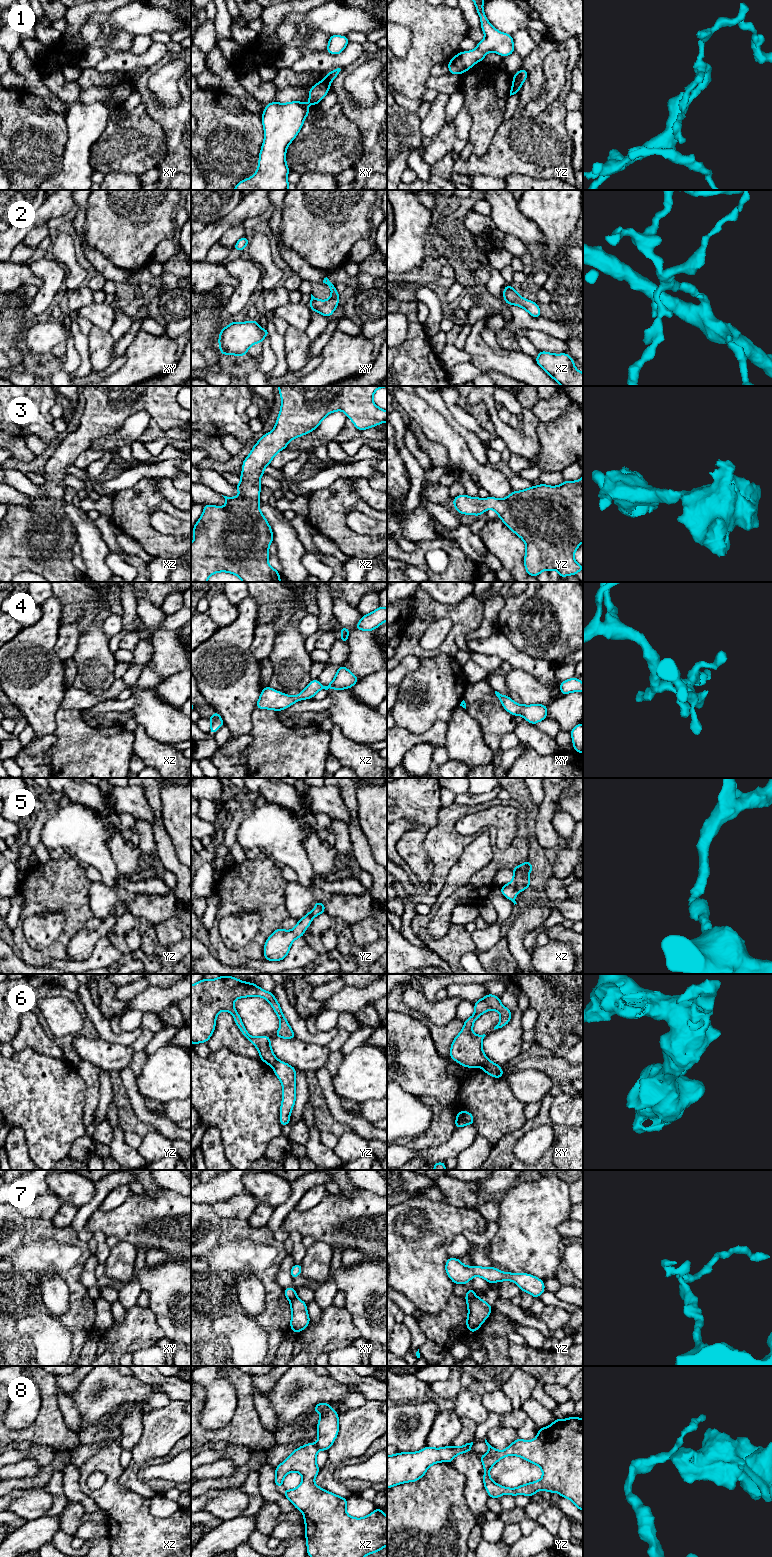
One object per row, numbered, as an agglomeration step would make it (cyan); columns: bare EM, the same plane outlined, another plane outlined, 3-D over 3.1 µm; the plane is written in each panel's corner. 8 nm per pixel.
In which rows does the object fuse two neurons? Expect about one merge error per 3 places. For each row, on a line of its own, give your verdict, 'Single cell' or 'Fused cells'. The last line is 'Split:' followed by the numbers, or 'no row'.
1: Fused cells
2: Single cell
3: Single cell
4: Single cell
5: Single cell
6: Fused cells
7: Fused cells
8: Fused cells
Split: 1, 6, 7, 8

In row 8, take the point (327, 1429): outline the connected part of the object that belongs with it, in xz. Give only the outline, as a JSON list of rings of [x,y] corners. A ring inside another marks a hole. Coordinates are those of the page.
[[[325,1402],[318,1403],[312,1411],[321,1413],[317,1425],[317,1447],[319,1450],[328,1451],[339,1433],[339,1414],[329,1405],[329,1403]]]

